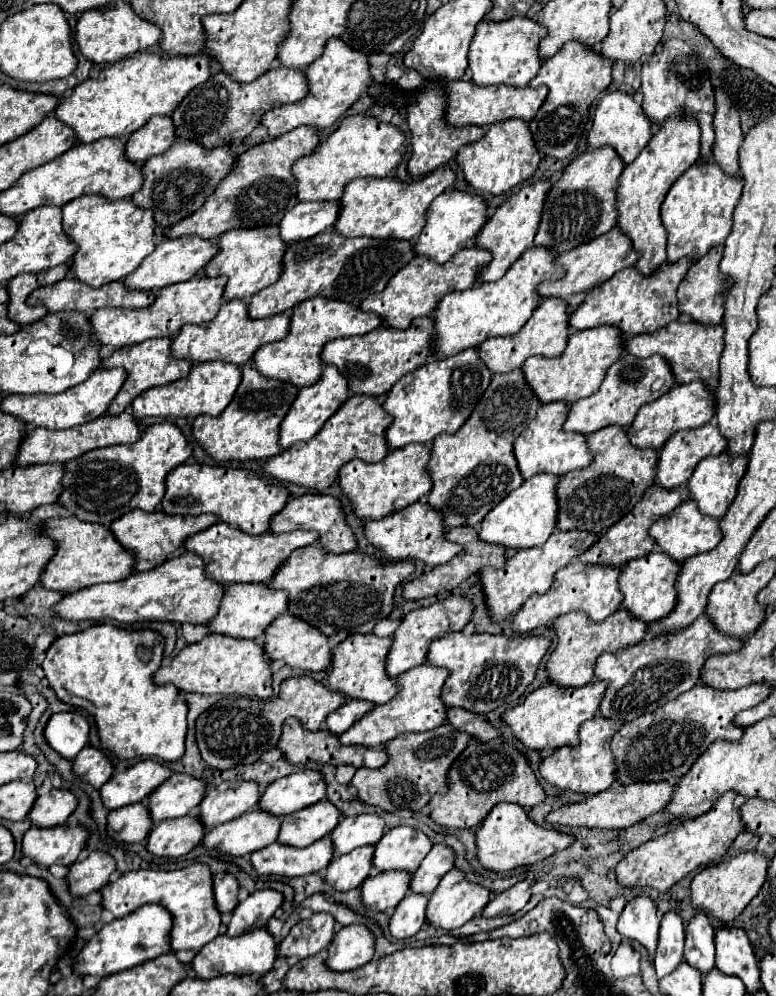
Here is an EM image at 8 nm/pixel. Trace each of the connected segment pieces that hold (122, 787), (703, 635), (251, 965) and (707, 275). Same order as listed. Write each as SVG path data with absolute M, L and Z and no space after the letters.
M142 760L132 768L114 774L112 780L100 788L100 794L106 808L116 810L146 800L150 792L154 792L160 784L164 784L164 780L170 778L170 774L172 770L160 762Z
M702 614L676 634L648 636L634 646L622 648L620 652L604 652L596 662L596 678L610 682L598 714L630 722L646 712L654 712L656 708L700 684L702 666L710 656L720 652L738 652L742 646L742 638L718 632L708 614Z
M258 928L254 932L246 932L244 936L218 936L210 944L206 944L194 958L192 970L198 974L198 978L214 978L220 974L250 974L250 976L262 976L272 970L276 962L276 940L266 928Z
M714 246L706 256L702 256L686 274L686 278L678 286L678 300L680 300L680 314L690 316L694 322L700 324L720 324L724 316L724 286L726 286L726 276L722 276L718 264L722 260L724 246Z

